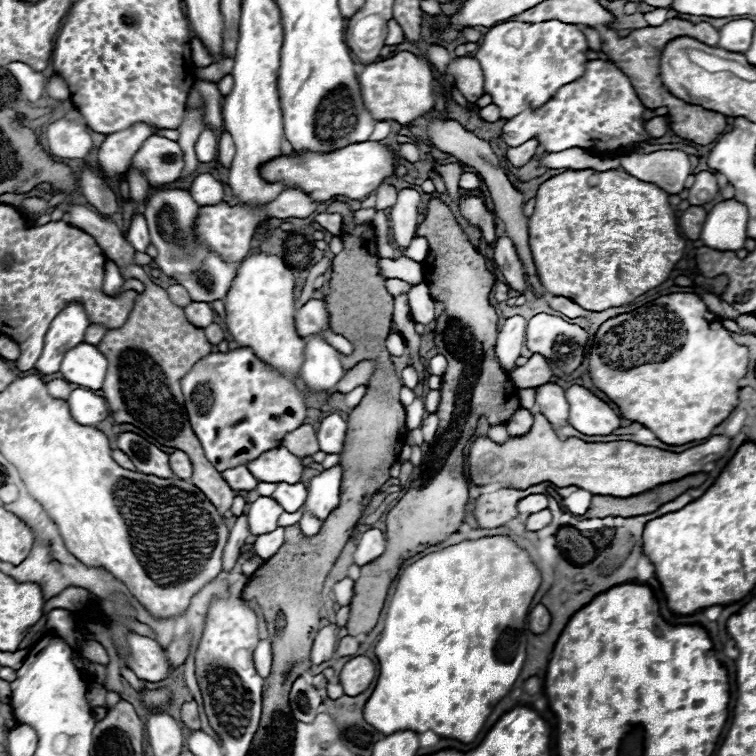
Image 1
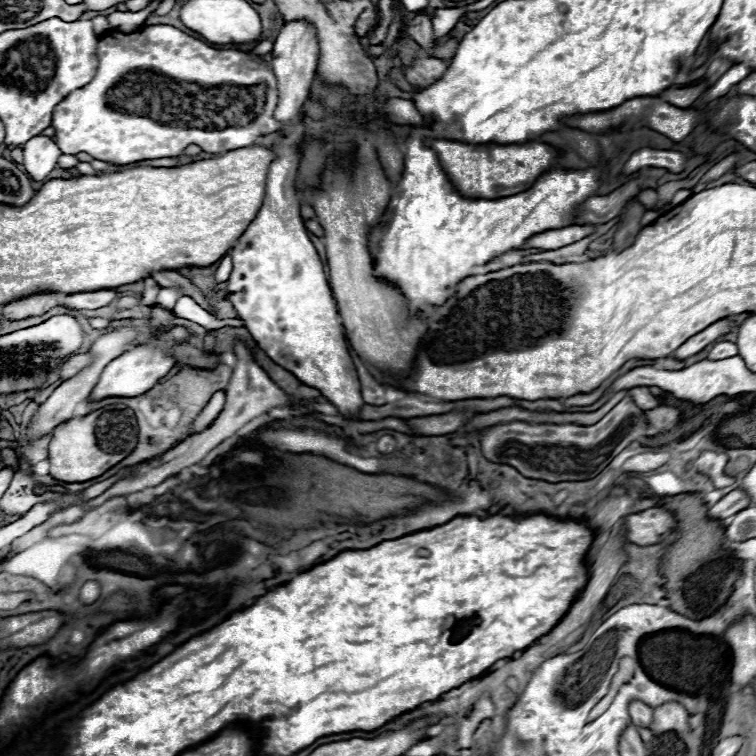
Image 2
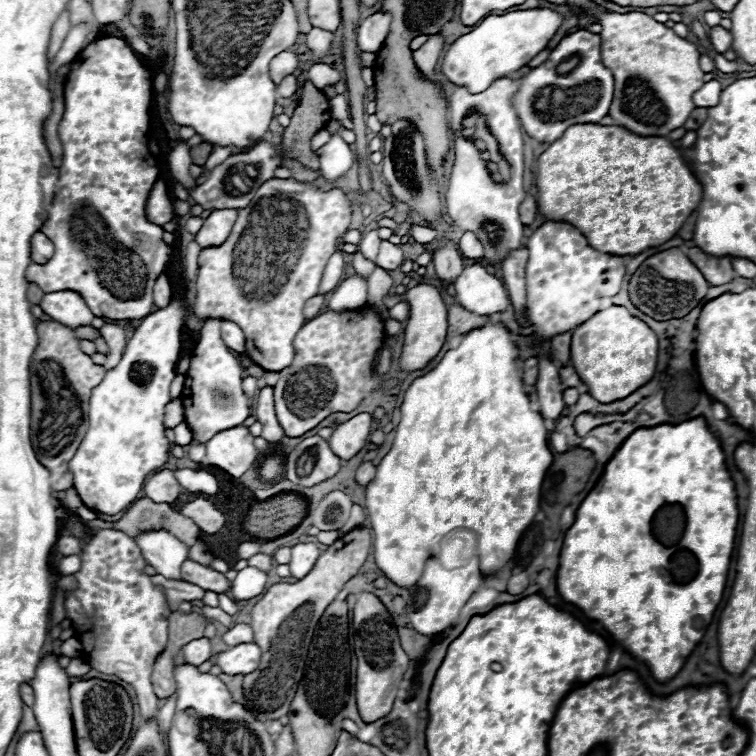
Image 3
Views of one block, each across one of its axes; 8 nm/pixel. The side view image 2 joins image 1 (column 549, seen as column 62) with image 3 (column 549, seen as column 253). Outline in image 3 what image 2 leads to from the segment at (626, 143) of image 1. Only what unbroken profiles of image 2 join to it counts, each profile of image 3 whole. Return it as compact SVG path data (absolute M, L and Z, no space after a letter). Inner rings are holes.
M578 30L560 40L548 60L530 68L520 80L512 98L522 128L538 142L552 144L574 124L598 124L608 116L614 98L614 76L602 64L600 36L588 30Z

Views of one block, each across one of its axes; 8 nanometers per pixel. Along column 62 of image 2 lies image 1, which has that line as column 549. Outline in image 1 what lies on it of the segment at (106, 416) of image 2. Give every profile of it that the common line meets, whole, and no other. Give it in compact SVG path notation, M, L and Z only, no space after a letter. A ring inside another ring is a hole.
M534 414L534 424L532 430L520 438L508 438L506 442L498 444L494 440L490 440L488 436L480 436L472 442L472 446L468 448L468 478L472 484L476 486L486 486L486 484L494 484L500 482L506 488L516 488L516 490L524 490L528 486L540 484L540 482L552 482L556 486L578 486L584 488L592 494L616 494L616 498L628 498L628 494L642 494L644 490L652 490L652 486L658 486L660 482L672 482L676 478L684 478L688 474L696 474L702 472L702 466L706 462L718 460L730 446L730 438L726 436L710 436L704 444L690 448L682 454L676 452L666 452L660 448L652 448L652 446L642 446L630 440L618 440L618 442L584 442L580 438L566 438L560 440L556 436L556 432L552 430L550 422L542 416L542 414Z

